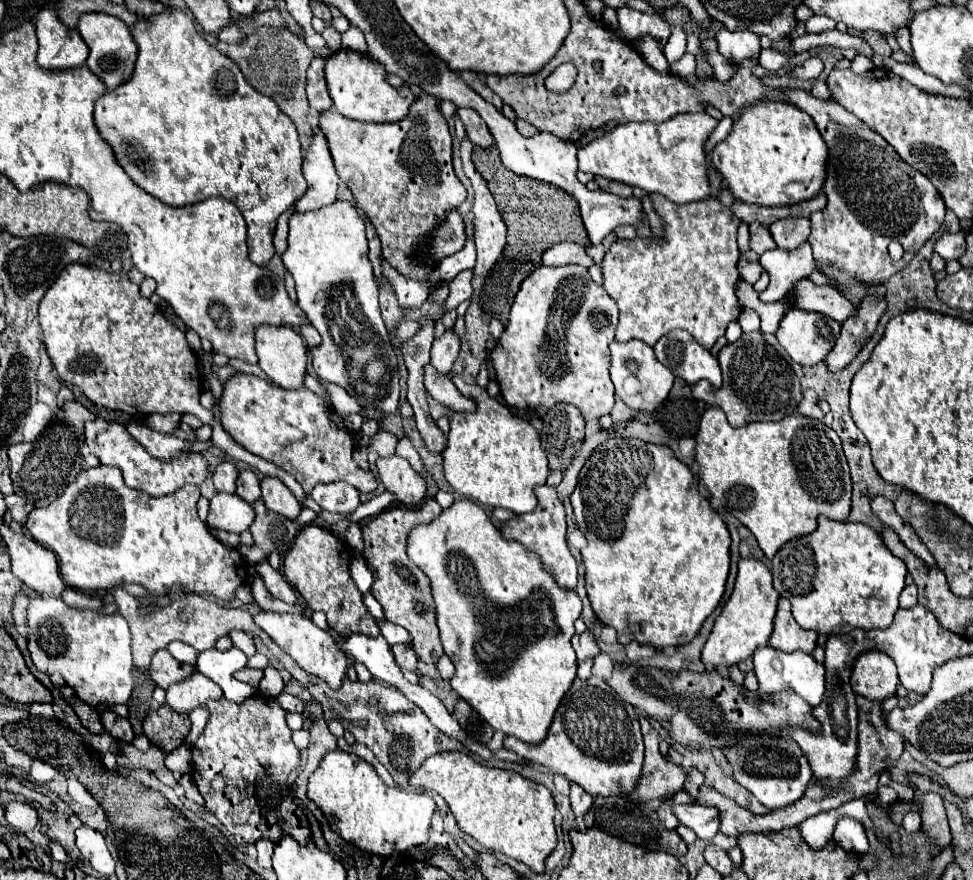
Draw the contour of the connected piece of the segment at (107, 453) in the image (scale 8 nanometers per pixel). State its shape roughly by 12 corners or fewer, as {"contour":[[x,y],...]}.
{"contour":[[85,424],[85,444],[129,488],[173,494],[209,476],[203,454],[153,458],[123,424]]}

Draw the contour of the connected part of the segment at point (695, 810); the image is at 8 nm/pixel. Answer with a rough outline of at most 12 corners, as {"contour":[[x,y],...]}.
{"contour":[[681,804],[675,816],[701,840],[719,832],[715,806]]}

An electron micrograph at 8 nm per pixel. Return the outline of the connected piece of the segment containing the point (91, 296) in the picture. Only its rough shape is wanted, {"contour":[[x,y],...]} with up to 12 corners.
{"contour":[[69,264],[39,302],[63,382],[195,414],[185,334],[123,272]]}

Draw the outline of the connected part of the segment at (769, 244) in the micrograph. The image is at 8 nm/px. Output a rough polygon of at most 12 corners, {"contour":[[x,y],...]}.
{"contour":[[753,222],[751,250],[763,254],[777,248],[765,226]]}

